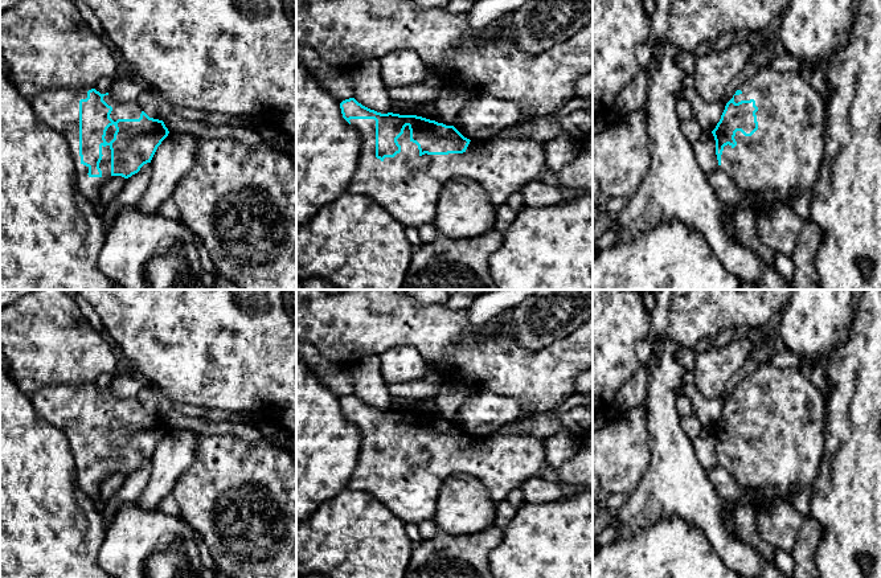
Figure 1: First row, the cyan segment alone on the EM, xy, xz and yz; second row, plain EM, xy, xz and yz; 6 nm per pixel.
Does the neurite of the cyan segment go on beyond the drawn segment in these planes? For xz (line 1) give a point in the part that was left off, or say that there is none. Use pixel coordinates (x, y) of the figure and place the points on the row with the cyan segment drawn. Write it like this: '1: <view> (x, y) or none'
1: xz (406, 187)

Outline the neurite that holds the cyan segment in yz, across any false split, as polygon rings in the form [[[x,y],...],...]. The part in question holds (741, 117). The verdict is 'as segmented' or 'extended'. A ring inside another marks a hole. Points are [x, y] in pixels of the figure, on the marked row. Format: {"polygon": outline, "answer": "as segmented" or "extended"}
{"polygon": [[[771,65],[757,69],[749,75],[726,103],[720,122],[712,131],[720,169],[743,192],[762,196],[759,202],[745,198],[739,202],[741,206],[750,209],[755,217],[762,208],[786,205],[787,197],[814,188],[824,157],[824,128],[824,102],[807,77],[780,73]]], "answer": "extended"}

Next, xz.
{"polygon": [[[355,98],[343,101],[340,108],[361,139],[356,171],[347,192],[369,197],[403,227],[433,224],[440,190],[451,179],[479,183],[497,208],[528,184],[538,181],[548,168],[544,143],[517,139],[512,130],[497,142],[472,142],[454,126],[417,115],[381,114]]], "answer": "extended"}

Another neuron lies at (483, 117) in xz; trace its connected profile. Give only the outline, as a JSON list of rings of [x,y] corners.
[[[475,95],[458,112],[454,127],[472,142],[505,134],[525,119],[521,104],[492,95]]]

